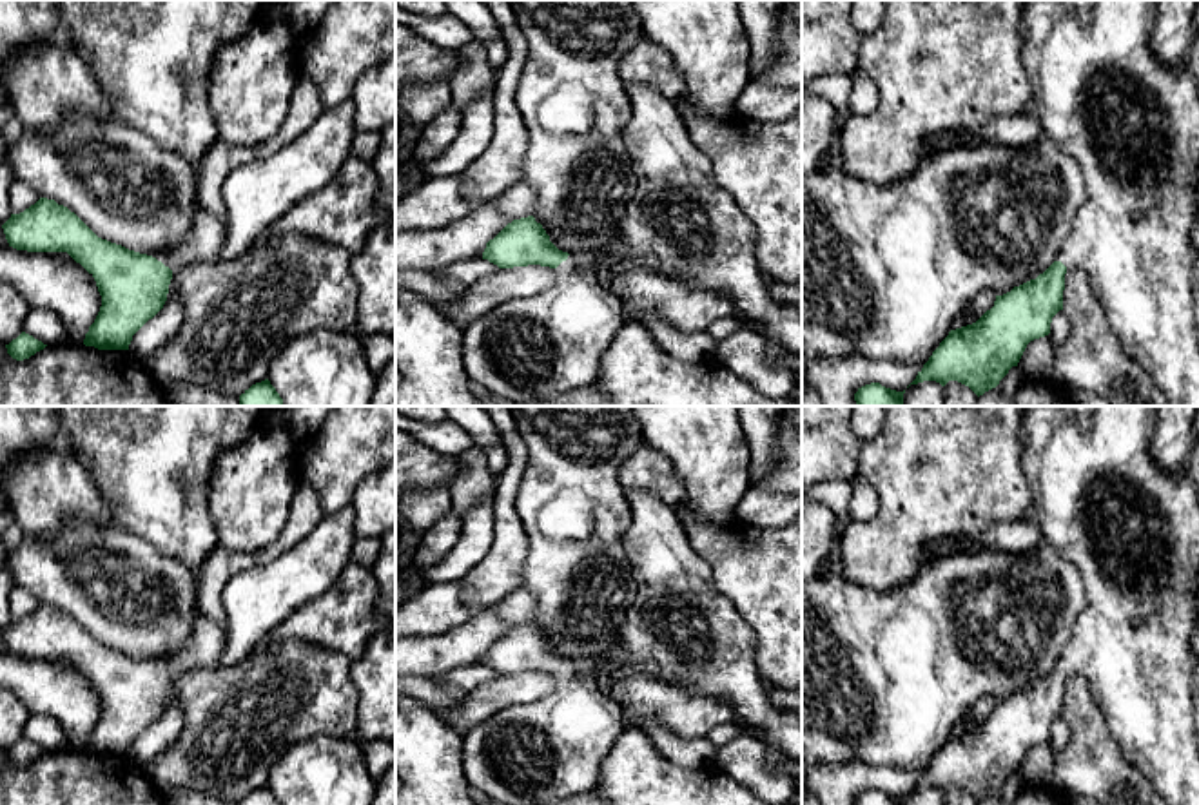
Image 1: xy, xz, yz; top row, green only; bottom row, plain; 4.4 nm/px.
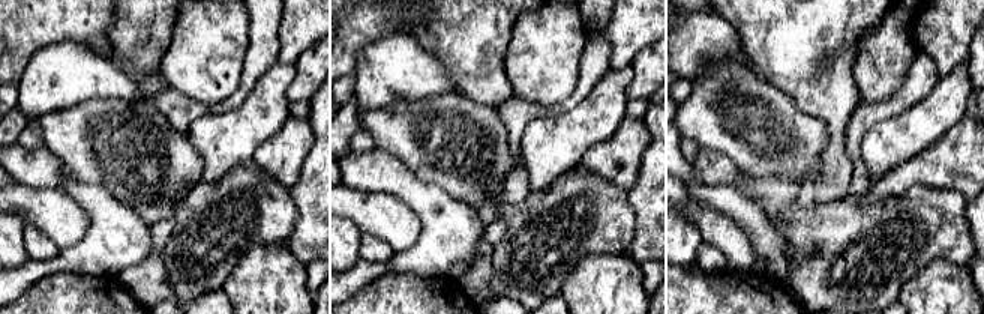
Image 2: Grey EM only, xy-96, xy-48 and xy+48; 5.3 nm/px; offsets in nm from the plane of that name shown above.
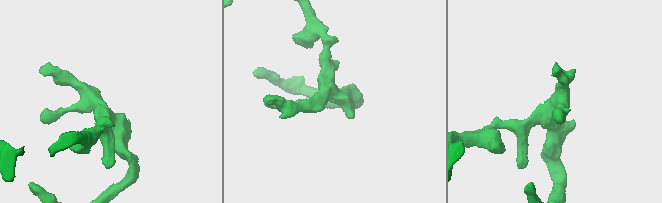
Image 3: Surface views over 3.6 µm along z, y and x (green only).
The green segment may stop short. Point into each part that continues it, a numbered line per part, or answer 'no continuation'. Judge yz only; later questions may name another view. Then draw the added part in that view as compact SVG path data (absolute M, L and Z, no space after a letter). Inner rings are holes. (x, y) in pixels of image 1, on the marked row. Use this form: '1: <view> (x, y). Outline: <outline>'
1: yz (1132, 124). Outline: M1027 0L1021 34L1023 65L1030 83L1032 111L1039 120L1041 136L1056 141L1081 167L1087 199L1076 214L1068 239L1061 247L1058 261L1067 268L1087 272L1092 288L1105 308L1105 315L1123 348L1136 359L1166 395L1170 406L1199 406L1199 341L1195 335L1195 281L1190 234L1199 216L1199 83L1186 67L1163 65L1154 53L1152 34L1155 25L1155 0Z

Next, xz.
1: xz (528, 350). Outline: M617 239L597 252L571 254L555 268L557 279L550 288L528 299L502 303L463 326L461 352L472 384L483 386L486 392L519 406L539 406L555 395L591 388L597 381L604 350L626 326L620 297L613 294L611 286L602 283L595 270L600 259L617 257L624 257L624 245Z

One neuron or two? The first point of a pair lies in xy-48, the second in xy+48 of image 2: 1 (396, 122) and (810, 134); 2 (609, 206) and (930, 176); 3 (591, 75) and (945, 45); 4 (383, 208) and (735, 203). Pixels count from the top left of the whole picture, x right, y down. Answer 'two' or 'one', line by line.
1: one
2: two
3: two
4: two

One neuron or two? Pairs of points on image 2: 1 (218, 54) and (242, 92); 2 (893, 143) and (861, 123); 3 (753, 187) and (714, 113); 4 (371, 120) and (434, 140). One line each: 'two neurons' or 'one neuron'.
1: two neurons
2: two neurons
3: two neurons
4: one neuron

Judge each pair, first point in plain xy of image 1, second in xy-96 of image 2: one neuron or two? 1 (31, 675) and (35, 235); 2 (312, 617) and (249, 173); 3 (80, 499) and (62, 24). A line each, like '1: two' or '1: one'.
1: two
2: two
3: two

